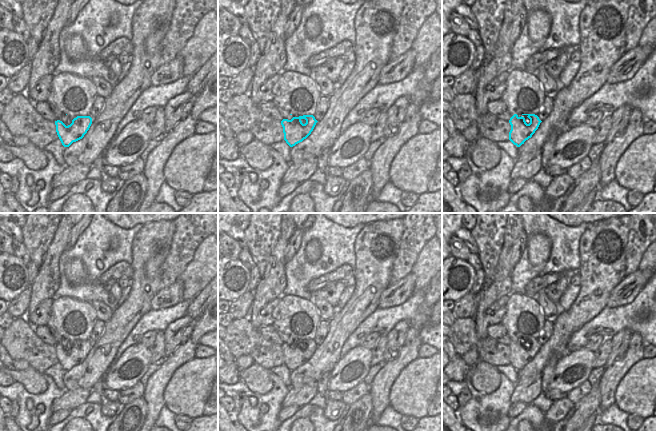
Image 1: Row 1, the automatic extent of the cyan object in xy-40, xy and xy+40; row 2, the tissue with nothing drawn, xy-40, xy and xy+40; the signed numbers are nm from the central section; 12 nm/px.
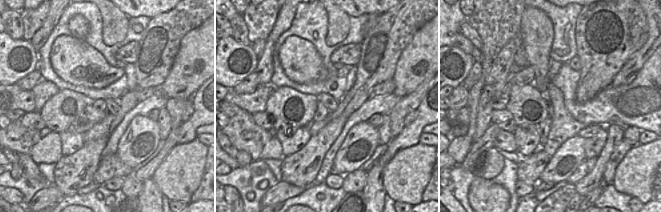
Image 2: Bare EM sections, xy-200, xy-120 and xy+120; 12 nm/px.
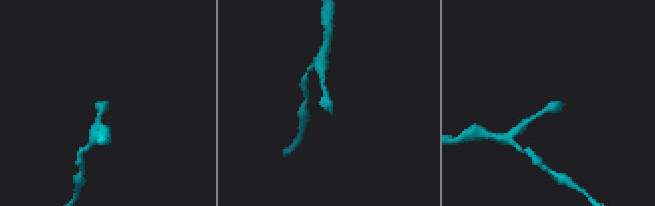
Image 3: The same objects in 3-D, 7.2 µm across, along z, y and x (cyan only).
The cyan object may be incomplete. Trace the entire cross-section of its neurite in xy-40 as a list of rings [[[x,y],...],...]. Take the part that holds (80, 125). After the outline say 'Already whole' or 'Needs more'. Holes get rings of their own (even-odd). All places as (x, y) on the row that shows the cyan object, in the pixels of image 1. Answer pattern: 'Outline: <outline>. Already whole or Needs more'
Outline: [[[77,116],[66,126],[62,121],[55,121],[57,135],[64,147],[69,147],[84,137],[92,124],[90,116]]]. Already whole.

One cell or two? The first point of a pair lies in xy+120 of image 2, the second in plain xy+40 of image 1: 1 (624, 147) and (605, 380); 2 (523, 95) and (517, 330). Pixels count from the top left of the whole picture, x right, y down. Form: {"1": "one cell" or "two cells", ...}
{"1": "one cell", "2": "one cell"}

